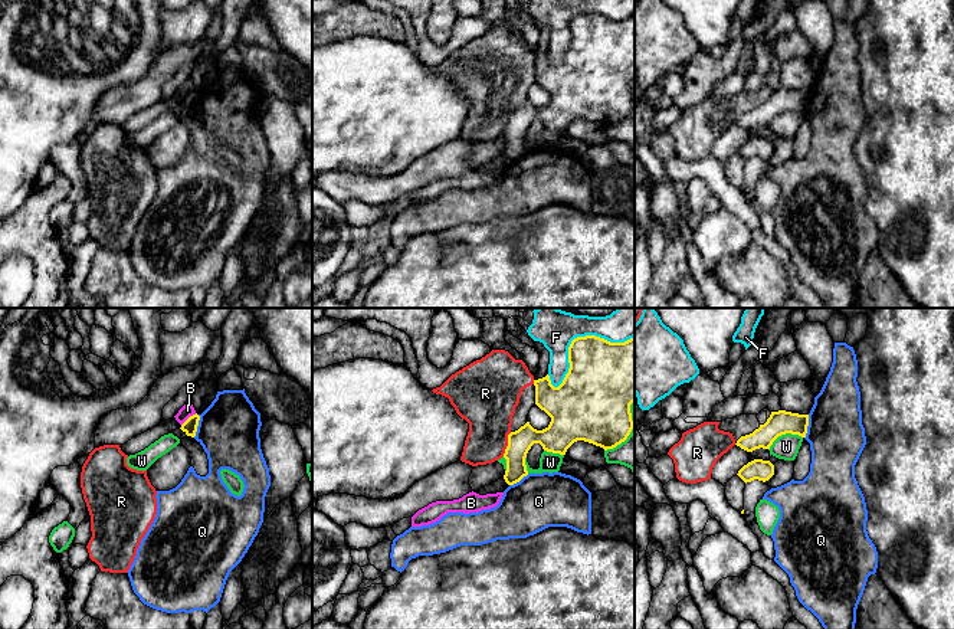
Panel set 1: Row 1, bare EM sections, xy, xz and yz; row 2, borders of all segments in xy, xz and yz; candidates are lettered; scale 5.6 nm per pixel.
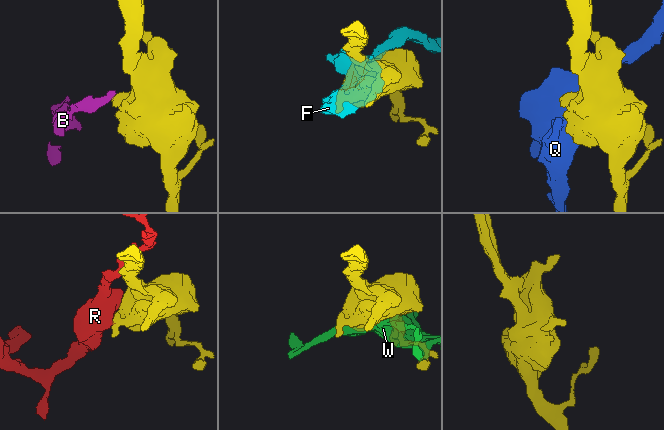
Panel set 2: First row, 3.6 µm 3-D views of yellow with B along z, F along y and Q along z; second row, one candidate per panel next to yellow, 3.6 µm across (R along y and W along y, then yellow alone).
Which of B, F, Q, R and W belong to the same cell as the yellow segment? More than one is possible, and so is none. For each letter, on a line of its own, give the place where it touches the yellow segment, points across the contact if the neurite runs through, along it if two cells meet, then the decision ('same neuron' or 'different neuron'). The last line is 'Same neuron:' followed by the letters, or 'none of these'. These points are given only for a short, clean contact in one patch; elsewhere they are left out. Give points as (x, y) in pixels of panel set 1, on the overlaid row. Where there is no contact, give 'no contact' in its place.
B: meets yellow in xy at (189, 418); border along xy (196, 413), (182, 425); different neuron
F: meets yellow in xz at (577, 337); different neuron
Q: meets yellow in yz at (806, 426); different neuron
R: meets yellow in xz at (508, 444); different neuron
W: meets yellow in yz at (783, 433); different neuron
Same neuron: none of these

